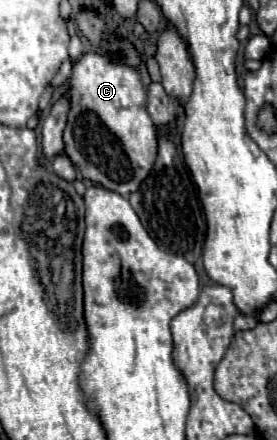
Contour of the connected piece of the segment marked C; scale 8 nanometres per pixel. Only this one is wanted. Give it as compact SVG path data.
M85 54L73 64L69 92L71 110L63 132L67 156L85 180L127 198L149 176L157 158L157 130L145 110L145 86L137 68L117 64L103 54Z

